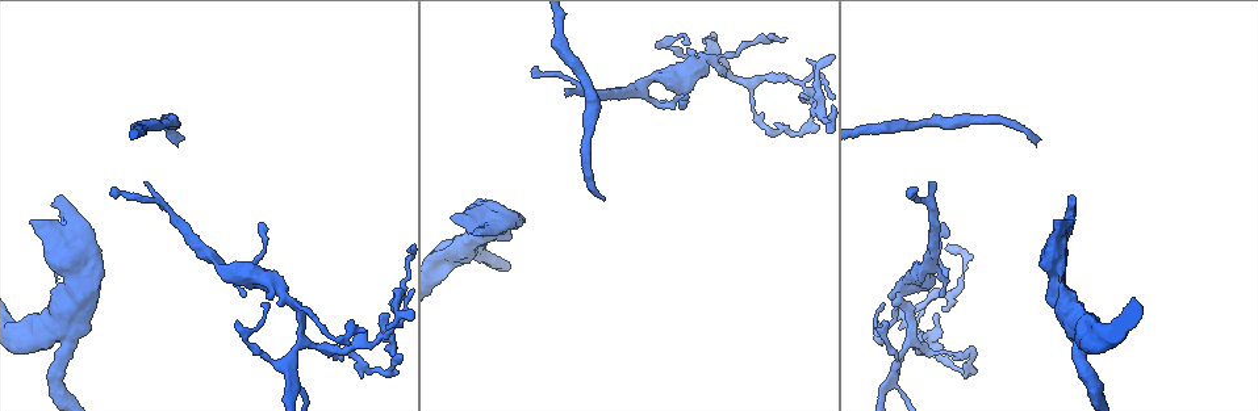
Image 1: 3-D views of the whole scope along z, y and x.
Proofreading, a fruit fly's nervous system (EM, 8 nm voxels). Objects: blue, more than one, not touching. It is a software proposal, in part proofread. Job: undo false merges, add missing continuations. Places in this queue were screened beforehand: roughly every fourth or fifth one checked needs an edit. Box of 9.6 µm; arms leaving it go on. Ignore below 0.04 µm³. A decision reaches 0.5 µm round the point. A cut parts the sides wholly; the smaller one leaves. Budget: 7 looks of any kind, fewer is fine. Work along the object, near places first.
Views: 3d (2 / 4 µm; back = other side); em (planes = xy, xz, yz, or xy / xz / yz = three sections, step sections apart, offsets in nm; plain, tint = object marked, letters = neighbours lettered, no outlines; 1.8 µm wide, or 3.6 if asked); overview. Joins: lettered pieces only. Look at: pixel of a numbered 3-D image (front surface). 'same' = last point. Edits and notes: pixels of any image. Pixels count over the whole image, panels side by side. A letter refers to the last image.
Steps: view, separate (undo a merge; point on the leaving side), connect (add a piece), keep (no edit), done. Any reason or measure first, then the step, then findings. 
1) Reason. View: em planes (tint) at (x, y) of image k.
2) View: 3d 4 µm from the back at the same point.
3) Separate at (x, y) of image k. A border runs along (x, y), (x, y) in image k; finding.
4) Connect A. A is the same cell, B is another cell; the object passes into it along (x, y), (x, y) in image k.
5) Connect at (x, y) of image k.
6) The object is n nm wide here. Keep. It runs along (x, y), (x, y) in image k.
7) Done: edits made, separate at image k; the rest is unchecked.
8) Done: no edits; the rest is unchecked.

Branch stops here. View: 3d 2 µm at (109, 193) of image 1.

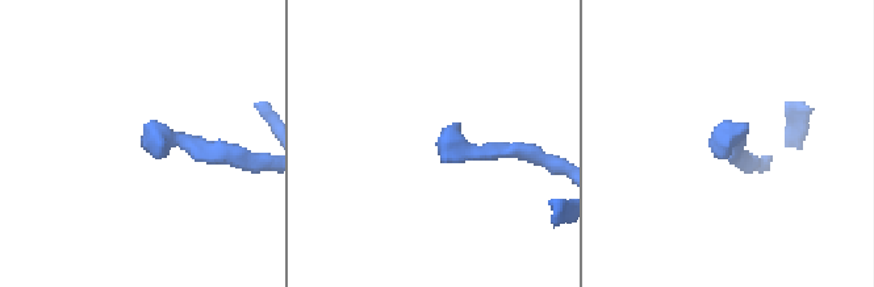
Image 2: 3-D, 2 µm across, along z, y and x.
Now the EM. View: em planes (letters) at (144, 145) of image 2.

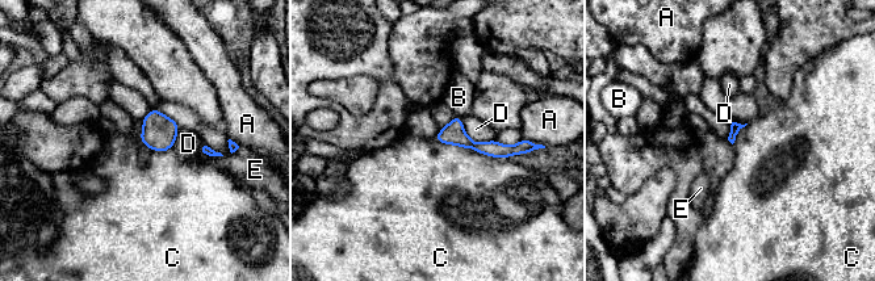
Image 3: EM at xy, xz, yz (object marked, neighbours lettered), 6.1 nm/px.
Keep. A, B, C, D and E are other cells; a border runs along (434, 139), (506, 158) in image 3; none of them fits.

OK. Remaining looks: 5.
View: em xz step 16 (tint) at (291, 374) of image 1.

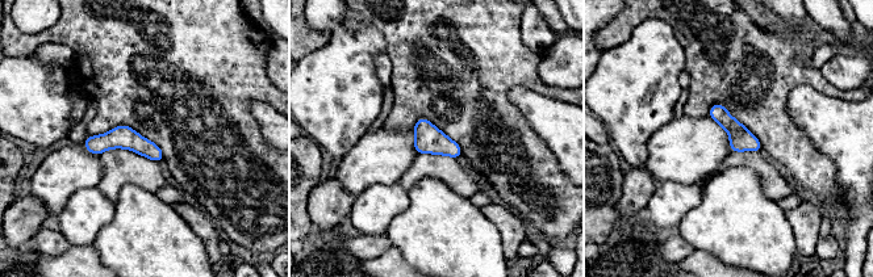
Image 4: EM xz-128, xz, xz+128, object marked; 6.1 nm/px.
Cut it another way. View: em planes (tint) at the same point.

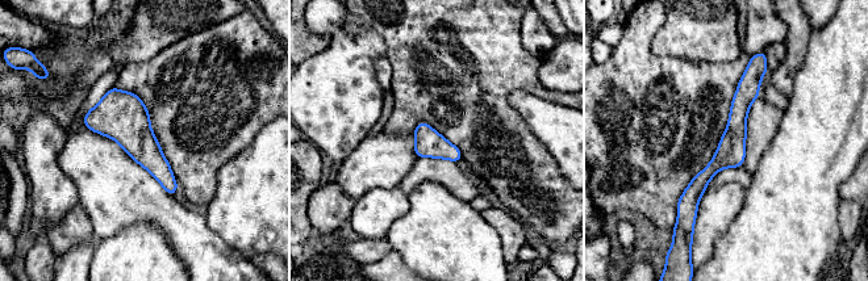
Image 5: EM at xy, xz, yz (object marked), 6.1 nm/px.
See the neighbours. View: em planes (letters) at the same point.

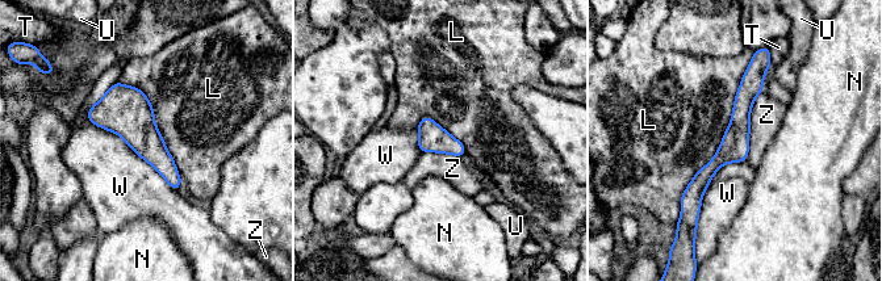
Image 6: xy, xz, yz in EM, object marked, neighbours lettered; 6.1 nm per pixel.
Keep. L, N, T, U, W and Z are other cells; a border runs along (753, 53), (680, 212) in image 6; all the same neuron.

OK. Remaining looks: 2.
Calibre changes. View: em yz step 8 (letters) at (647, 81) of image 1.

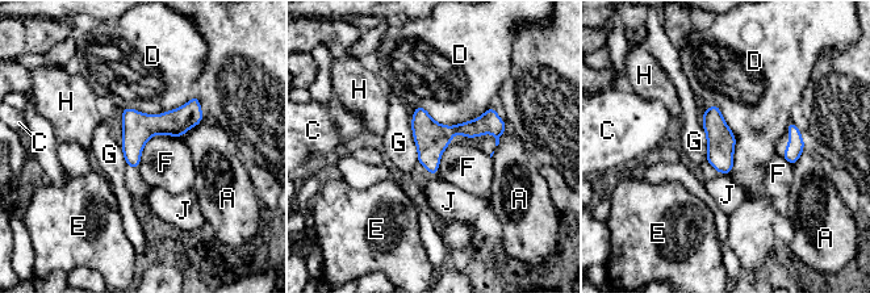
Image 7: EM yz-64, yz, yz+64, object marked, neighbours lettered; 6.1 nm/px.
Keep. A, C, D, E, F, G, H and J are other cells; it runs along (195, 100), (175, 122), (154, 124), (129, 160) in image 7; one neuron here.

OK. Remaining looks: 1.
Done: no edits; the rest is unchecked.

